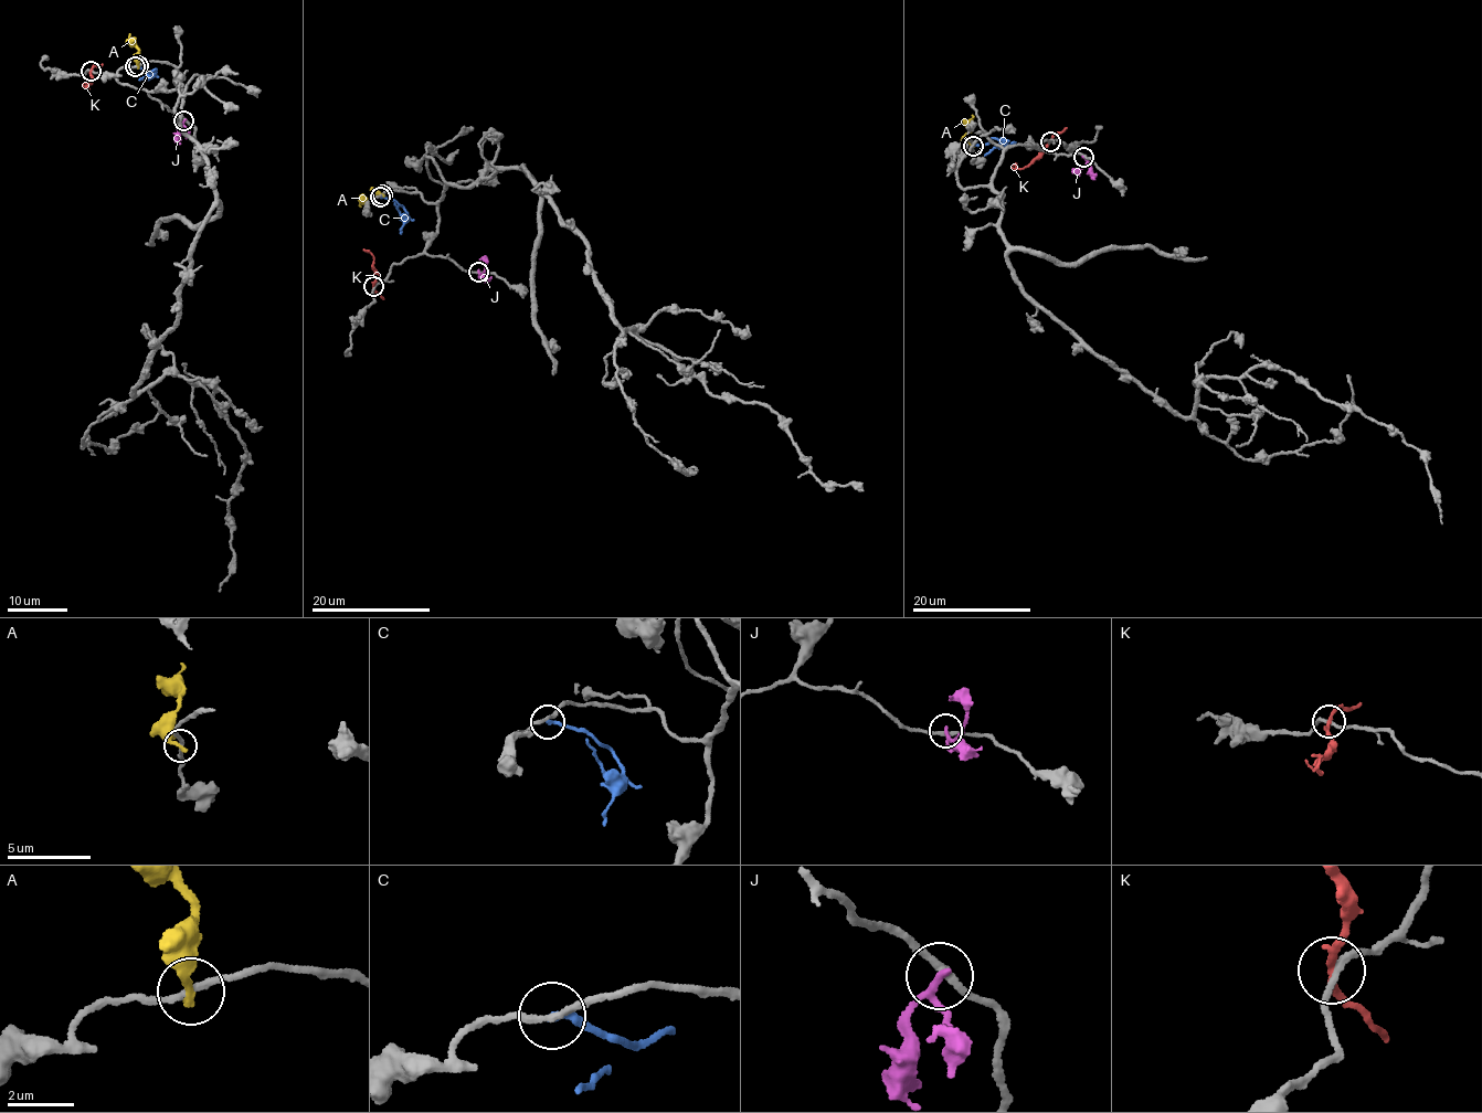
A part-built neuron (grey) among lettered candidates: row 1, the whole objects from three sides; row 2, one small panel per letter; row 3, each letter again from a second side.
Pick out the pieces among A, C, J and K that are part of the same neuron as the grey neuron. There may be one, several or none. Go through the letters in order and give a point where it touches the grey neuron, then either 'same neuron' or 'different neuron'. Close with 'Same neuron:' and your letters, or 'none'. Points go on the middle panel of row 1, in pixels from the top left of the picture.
A: meets grey at (382, 194); different neuron
C: meets grey at (380, 197); different neuron
J: meets grey at (478, 272); different neuron
K: meets grey at (373, 286); same neuron
Same neuron: K

